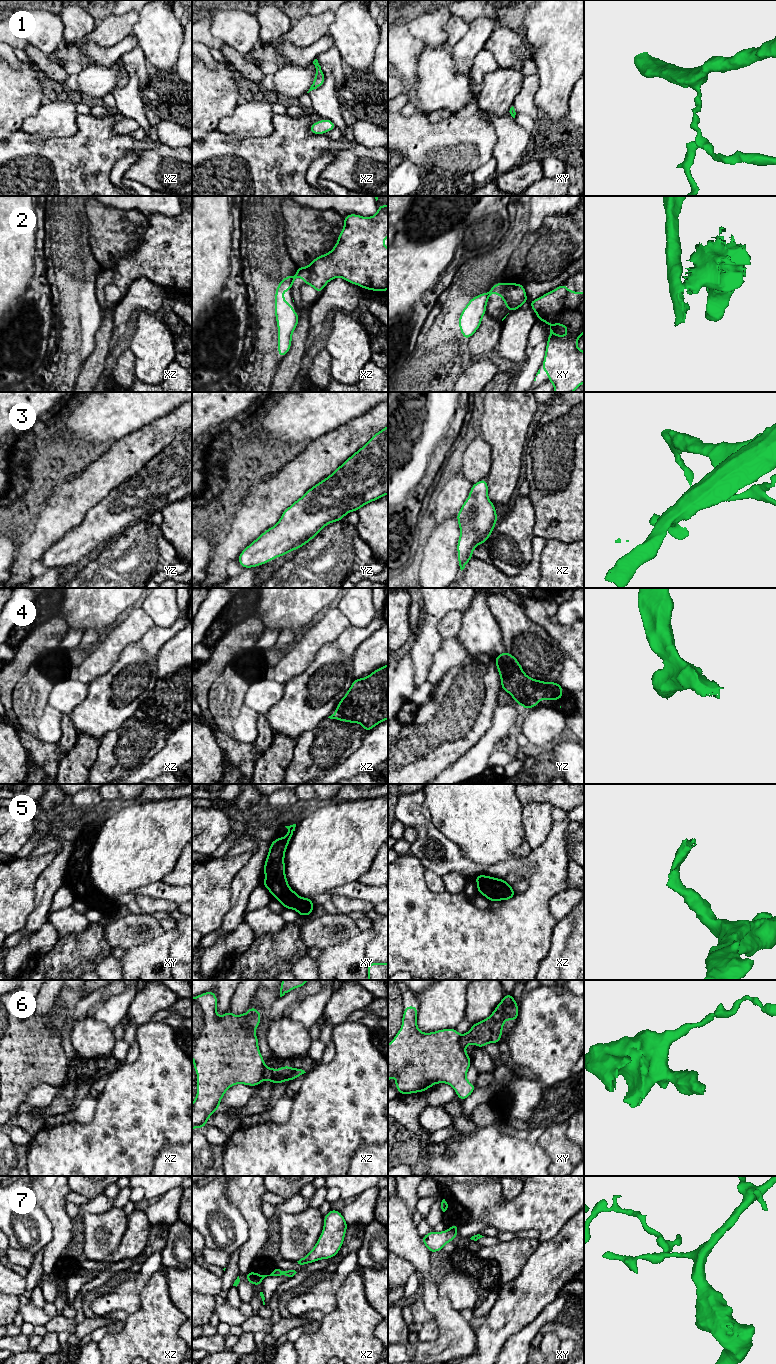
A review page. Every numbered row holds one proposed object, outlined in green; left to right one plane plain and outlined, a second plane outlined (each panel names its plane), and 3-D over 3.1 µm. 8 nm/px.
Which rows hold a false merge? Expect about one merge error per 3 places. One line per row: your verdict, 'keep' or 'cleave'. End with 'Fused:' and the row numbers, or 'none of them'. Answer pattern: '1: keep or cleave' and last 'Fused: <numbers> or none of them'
1: cleave
2: cleave
3: keep
4: keep
5: keep
6: cleave
7: cleave
Fused: 1, 2, 6, 7

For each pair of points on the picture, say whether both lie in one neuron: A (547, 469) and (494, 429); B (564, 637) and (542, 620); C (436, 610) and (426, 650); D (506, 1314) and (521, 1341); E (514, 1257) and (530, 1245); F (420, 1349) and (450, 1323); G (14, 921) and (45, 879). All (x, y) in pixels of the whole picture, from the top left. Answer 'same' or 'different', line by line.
A: different
B: same
C: same
D: different
E: same
F: same
G: different

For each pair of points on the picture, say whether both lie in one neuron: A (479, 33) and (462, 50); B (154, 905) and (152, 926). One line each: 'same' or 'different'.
A: same
B: different

